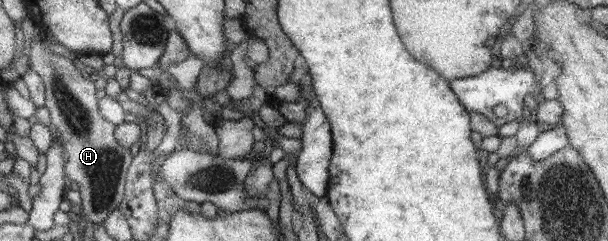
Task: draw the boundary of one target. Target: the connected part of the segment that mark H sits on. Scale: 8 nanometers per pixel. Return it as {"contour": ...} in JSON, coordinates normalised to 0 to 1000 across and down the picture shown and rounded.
{"contour":[[[53,166],[49,178],[46,266],[69,324],[72,349],[72,427],[81,473],[81,510],[95,539],[110,643],[105,672],[105,722],[113,747],[120,747],[130,772],[132,851],[141,913],[155,929],[164,929],[169,909],[186,871],[204,809],[204,763],[207,714],[214,672],[212,618],[202,614],[188,568],[189,519],[176,510],[161,465],[160,369],[145,324],[130,307],[130,274],[107,245],[104,232],[92,232],[81,207],[69,195],[69,166]]]}

